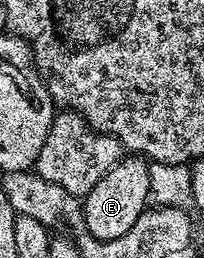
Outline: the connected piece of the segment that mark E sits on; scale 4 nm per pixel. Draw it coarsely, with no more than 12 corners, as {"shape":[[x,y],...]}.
{"shape":[[124,156],[82,199],[86,233],[125,236],[151,198],[151,168]]}

